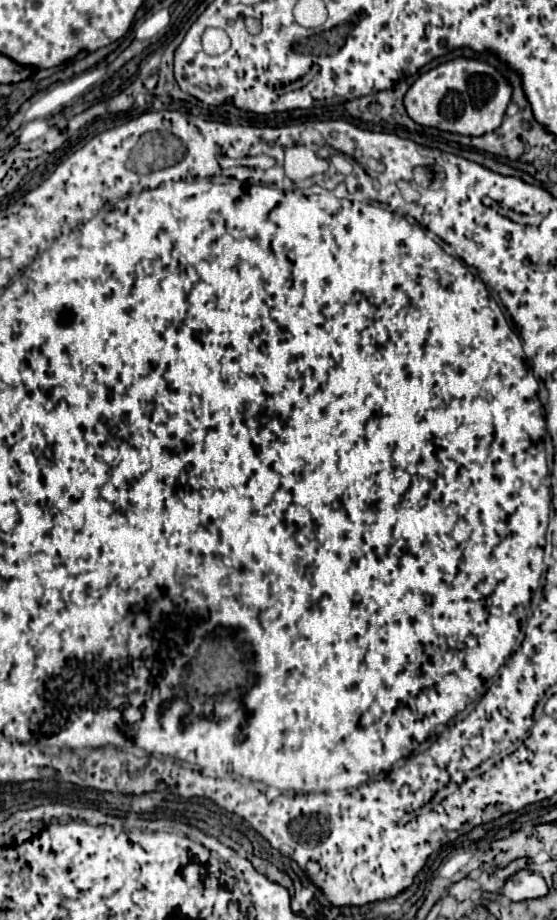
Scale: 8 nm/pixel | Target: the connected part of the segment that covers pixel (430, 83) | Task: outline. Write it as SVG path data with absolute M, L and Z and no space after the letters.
M458 57L420 75L404 95L404 109L418 125L468 137L480 137L500 127L510 97L510 85L492 65Z

